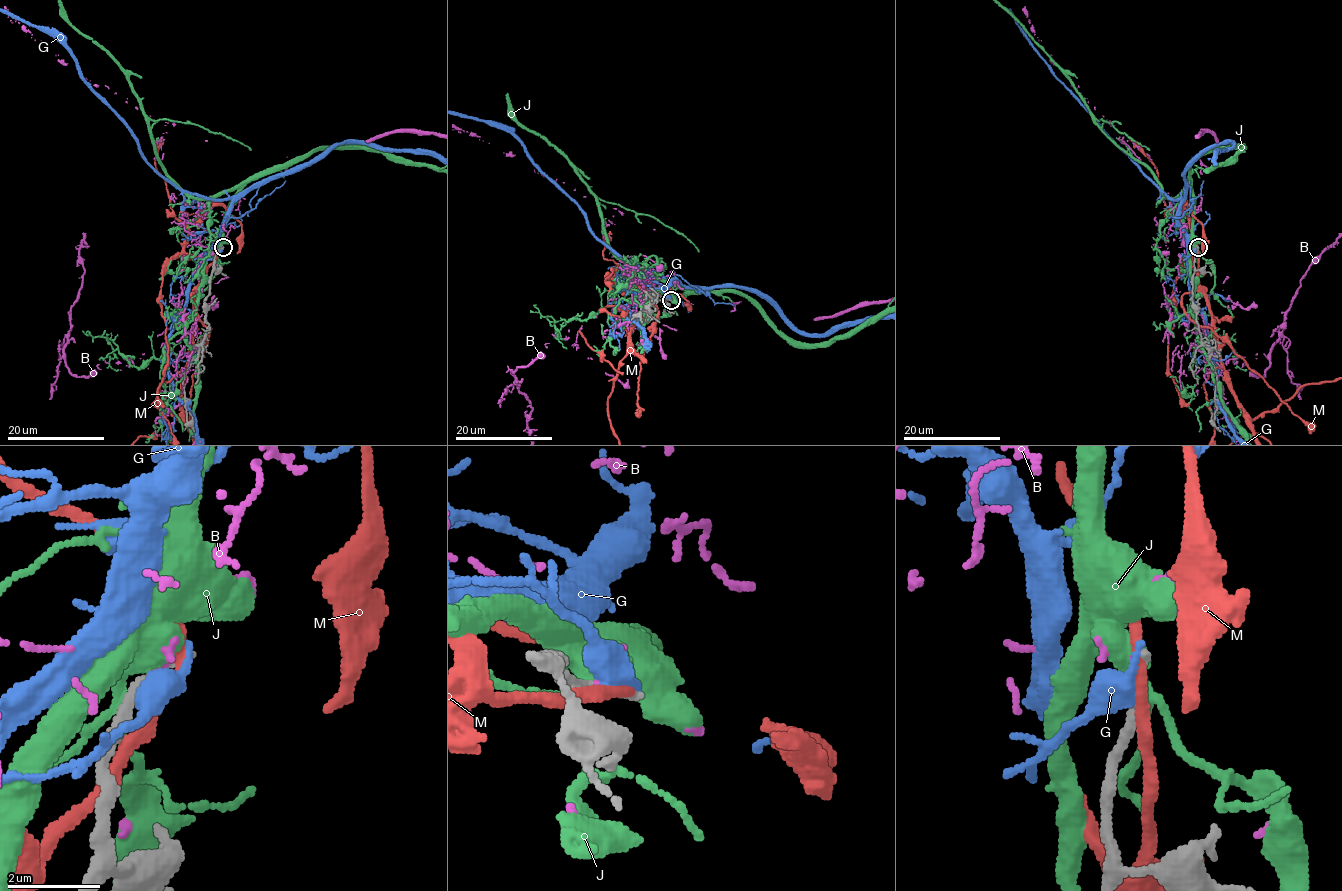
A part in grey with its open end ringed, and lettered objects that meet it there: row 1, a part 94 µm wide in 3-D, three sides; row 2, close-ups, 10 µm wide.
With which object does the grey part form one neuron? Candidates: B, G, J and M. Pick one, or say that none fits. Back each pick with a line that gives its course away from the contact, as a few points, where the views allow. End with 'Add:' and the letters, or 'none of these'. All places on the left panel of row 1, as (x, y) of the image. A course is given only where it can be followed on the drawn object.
Add: none of these

